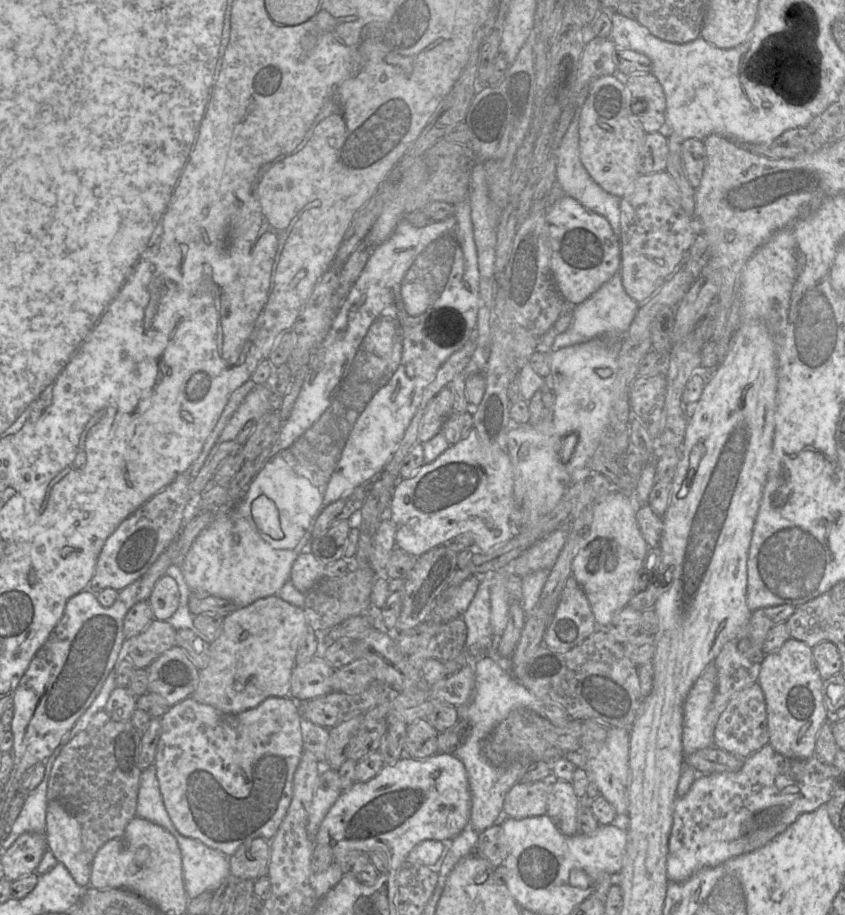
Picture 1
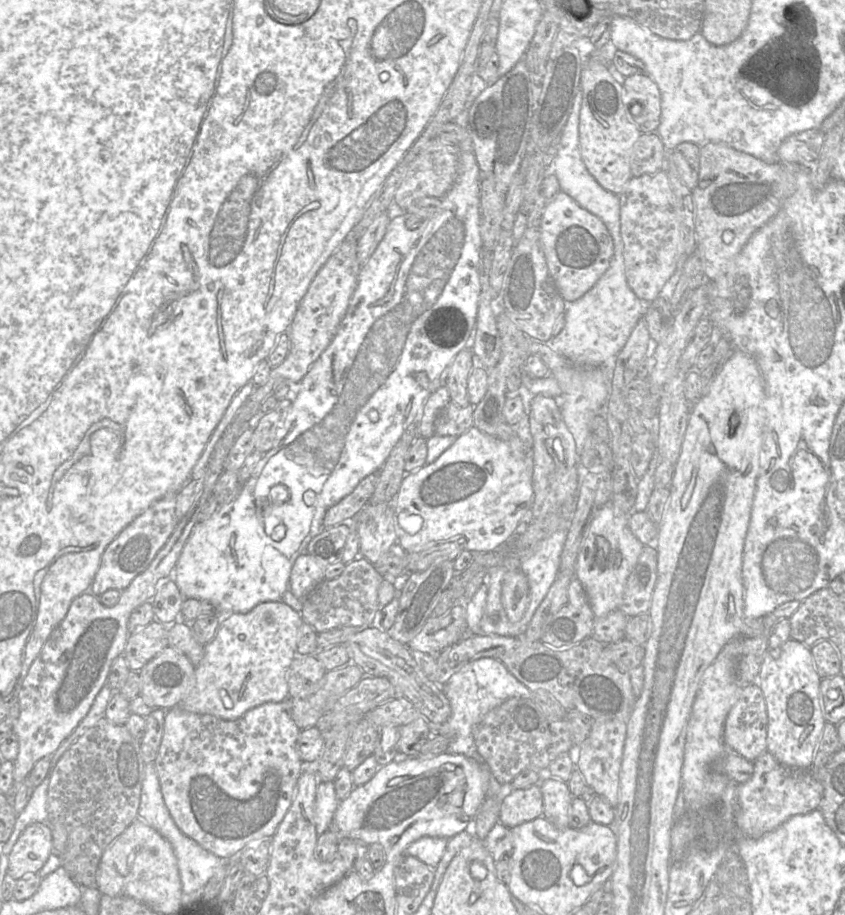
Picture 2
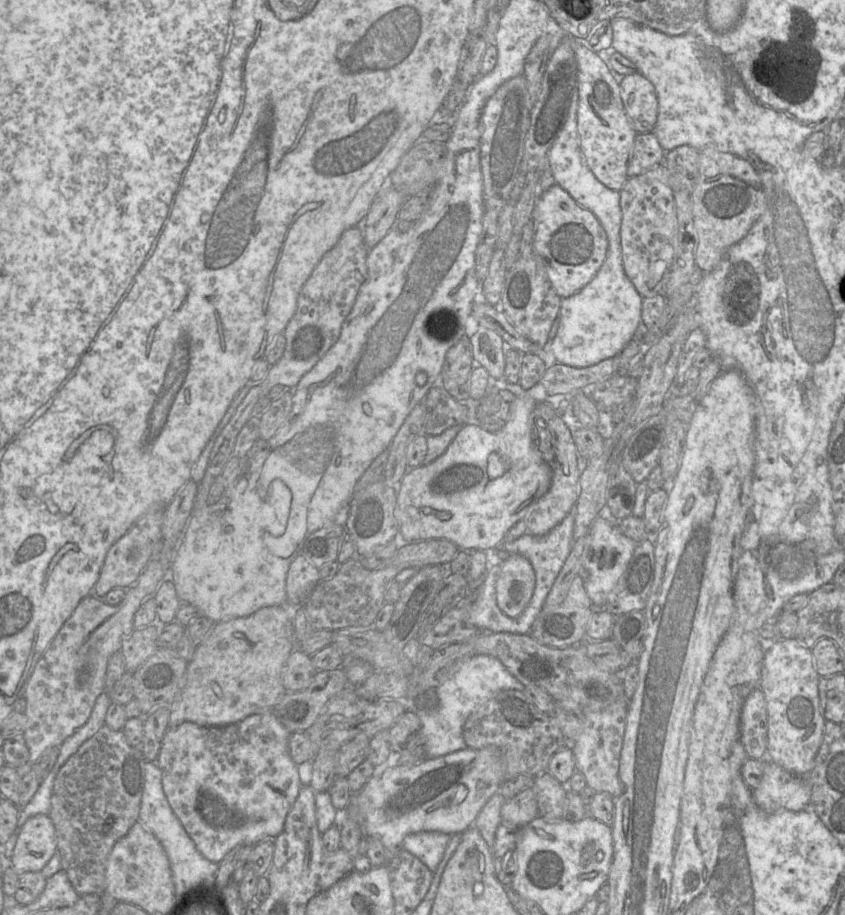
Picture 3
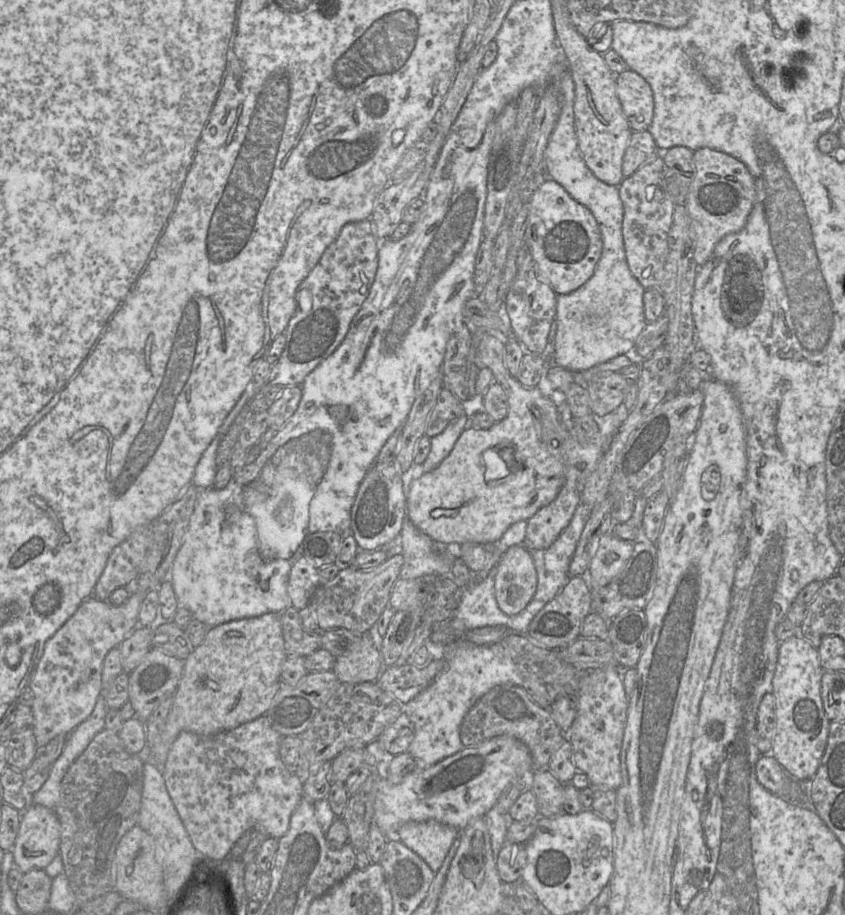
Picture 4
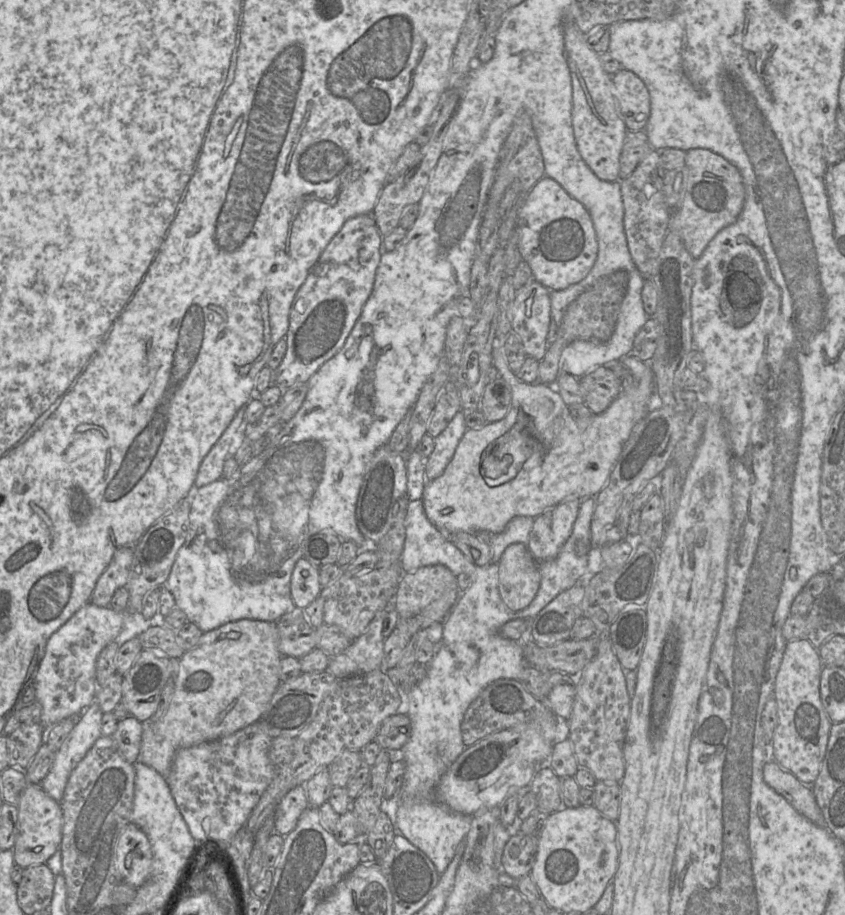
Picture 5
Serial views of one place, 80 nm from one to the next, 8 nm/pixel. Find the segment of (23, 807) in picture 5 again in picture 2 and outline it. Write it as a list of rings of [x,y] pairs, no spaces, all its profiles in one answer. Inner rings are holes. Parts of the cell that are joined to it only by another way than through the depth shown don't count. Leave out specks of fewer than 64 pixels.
[[[33,823],[24,829],[9,853],[7,874],[15,880],[37,874],[52,852],[49,824]]]

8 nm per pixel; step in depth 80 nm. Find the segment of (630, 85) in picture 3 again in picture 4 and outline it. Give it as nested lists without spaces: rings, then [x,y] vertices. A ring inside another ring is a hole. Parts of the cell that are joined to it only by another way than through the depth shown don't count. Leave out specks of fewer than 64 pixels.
[[[628,69],[616,79],[616,92],[630,129],[633,132],[648,130],[654,113],[654,96],[649,83]]]

